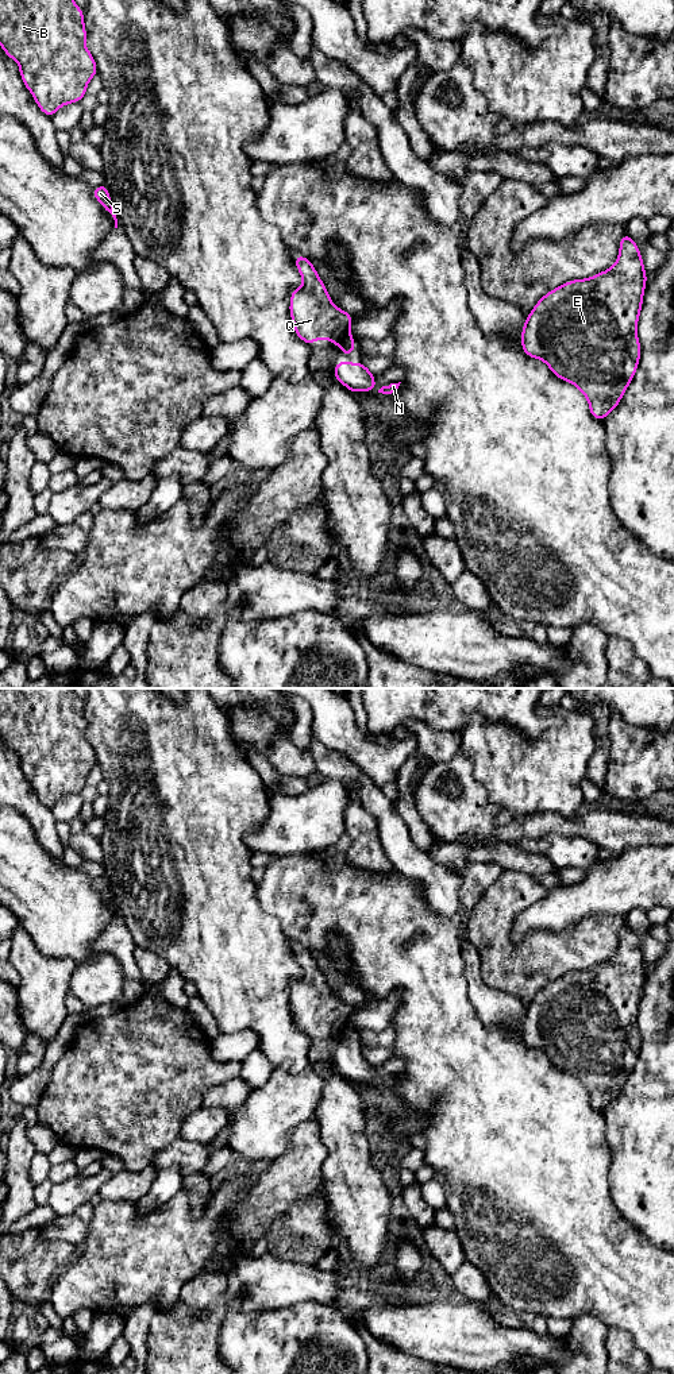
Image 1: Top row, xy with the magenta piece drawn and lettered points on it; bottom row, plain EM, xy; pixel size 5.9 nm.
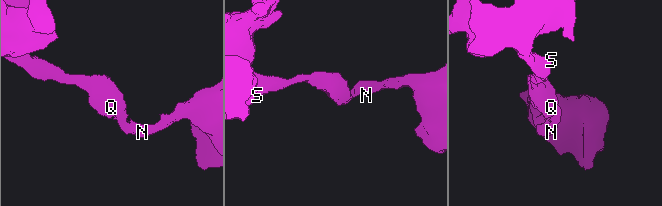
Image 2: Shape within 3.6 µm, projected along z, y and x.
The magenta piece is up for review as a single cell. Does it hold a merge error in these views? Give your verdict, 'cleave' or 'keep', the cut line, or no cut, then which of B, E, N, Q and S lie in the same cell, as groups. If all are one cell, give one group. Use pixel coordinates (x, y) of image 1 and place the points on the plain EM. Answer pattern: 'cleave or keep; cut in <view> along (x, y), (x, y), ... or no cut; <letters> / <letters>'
keep; no cut; B E N Q S

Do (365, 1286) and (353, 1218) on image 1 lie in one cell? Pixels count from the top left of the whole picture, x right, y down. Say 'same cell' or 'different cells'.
different cells

